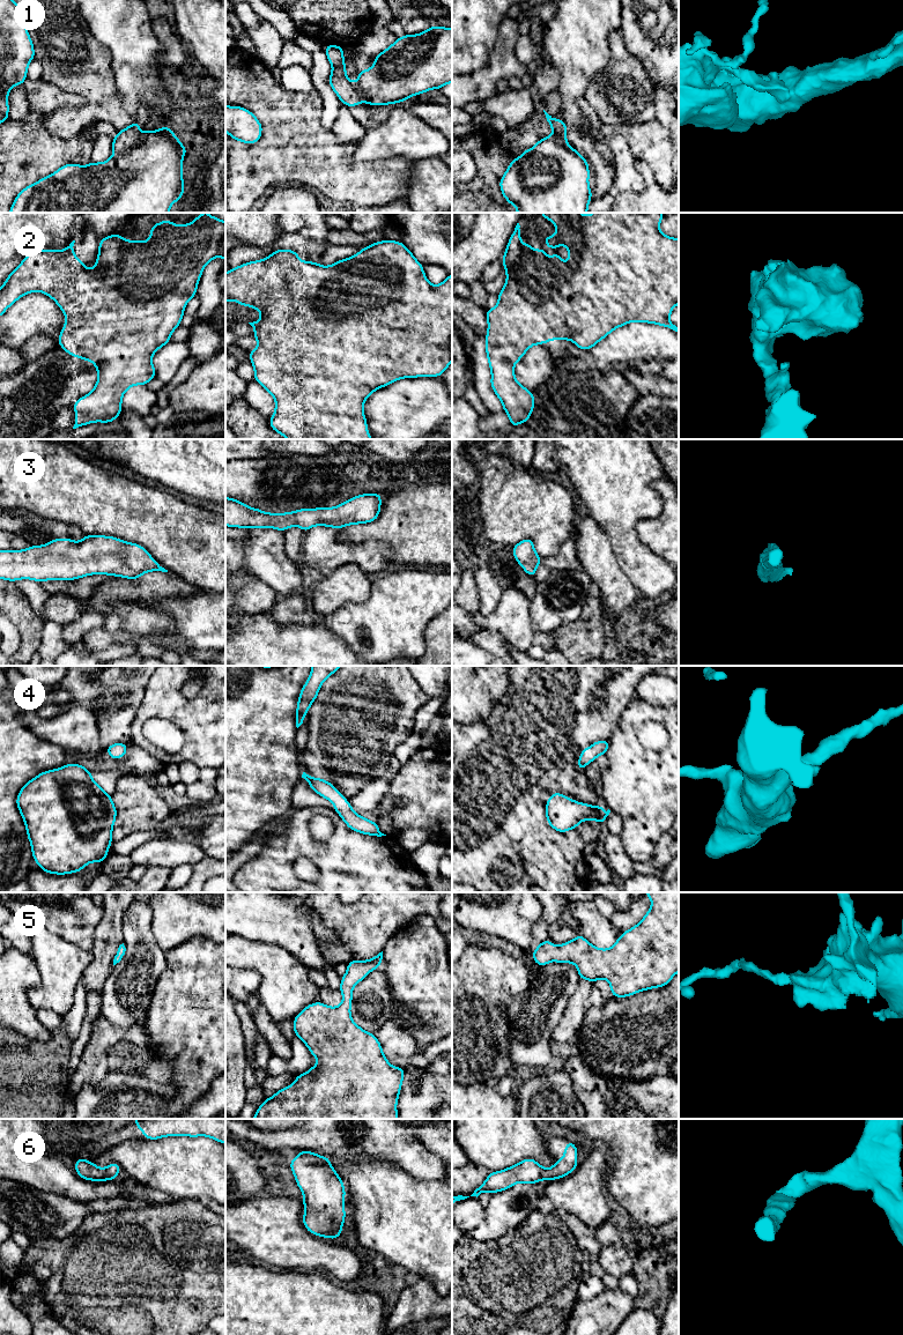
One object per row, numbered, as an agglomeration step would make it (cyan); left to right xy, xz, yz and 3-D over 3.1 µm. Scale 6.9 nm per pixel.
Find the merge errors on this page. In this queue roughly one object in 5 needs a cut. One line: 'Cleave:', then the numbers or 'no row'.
Cleave: 1

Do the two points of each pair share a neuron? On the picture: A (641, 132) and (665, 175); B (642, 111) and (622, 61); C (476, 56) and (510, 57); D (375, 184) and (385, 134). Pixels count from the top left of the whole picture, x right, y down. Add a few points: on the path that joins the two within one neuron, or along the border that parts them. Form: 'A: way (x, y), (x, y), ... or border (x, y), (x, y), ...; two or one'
A: way (650, 142), (658, 150), (663, 164); one
B: way (631, 98), (624, 91), (624, 74); one
C: border (490, 53), (489, 57); two
D: border (354, 153), (357, 161), (390, 157), (408, 160); two

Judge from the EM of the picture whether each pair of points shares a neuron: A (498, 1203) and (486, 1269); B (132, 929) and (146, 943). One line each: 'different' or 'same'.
A: different
B: same

